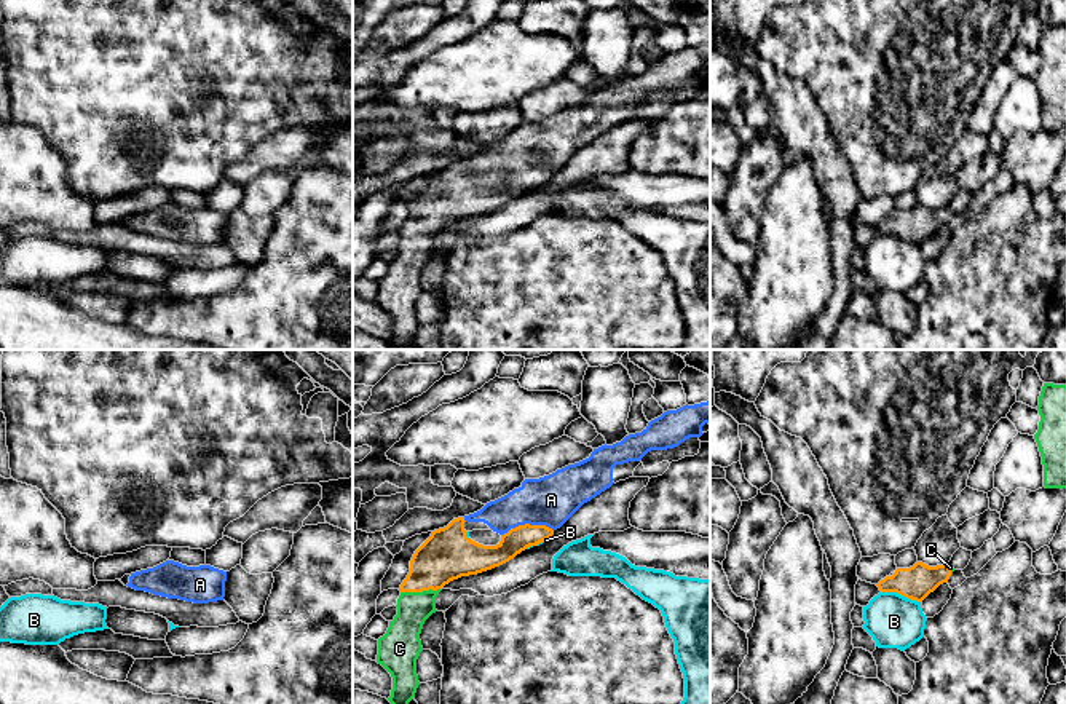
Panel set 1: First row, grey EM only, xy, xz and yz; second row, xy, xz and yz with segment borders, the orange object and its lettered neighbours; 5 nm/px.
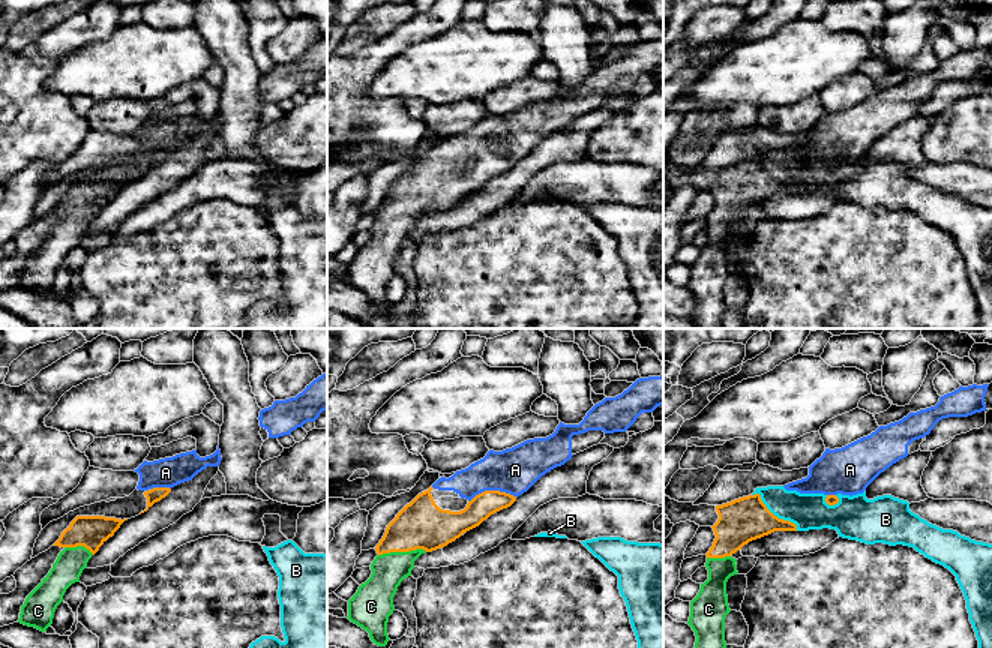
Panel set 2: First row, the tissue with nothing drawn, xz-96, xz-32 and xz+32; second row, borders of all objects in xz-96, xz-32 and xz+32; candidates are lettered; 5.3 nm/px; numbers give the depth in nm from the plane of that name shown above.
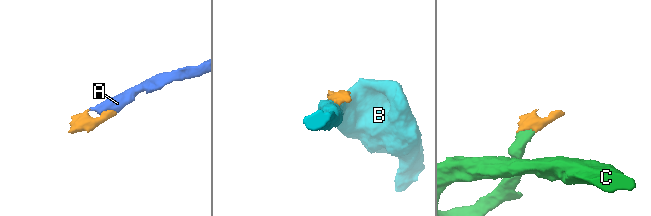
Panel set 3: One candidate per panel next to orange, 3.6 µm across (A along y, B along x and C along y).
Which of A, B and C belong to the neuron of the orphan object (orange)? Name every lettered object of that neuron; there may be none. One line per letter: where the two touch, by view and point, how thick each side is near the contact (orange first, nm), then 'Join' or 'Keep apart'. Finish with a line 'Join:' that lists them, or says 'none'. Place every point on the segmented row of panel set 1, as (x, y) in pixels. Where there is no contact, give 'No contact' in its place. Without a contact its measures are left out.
A: Touches orange at xz (527, 524). Thickness 120 nm (orange) against 260 nm. Join
B: Touches orange at yz (900, 594). Thickness 170 nm (orange) against 280 nm. Keep apart
C: Touches orange at xz (420, 591). Thickness 260 nm (orange) against 180 nm. Join
Join: A, C

